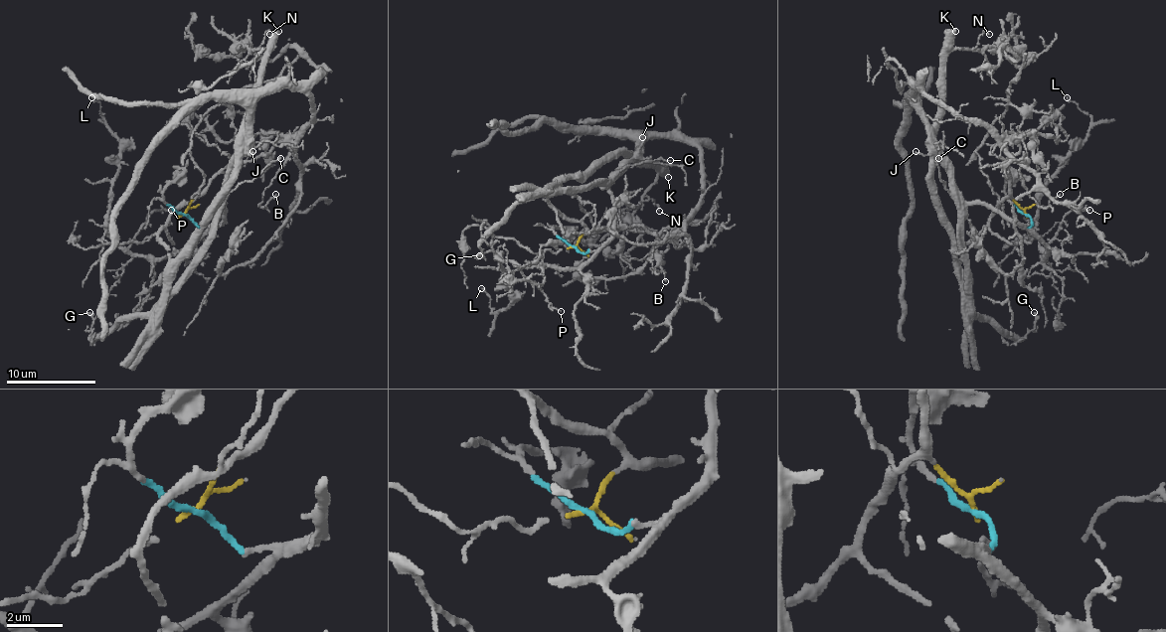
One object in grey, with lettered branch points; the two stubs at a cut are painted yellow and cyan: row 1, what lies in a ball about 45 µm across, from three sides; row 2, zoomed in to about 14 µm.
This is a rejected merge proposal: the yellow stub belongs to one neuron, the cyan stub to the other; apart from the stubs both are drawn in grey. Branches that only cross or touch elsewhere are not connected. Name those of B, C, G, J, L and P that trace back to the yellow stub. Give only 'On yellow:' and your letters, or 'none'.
On yellow: B

